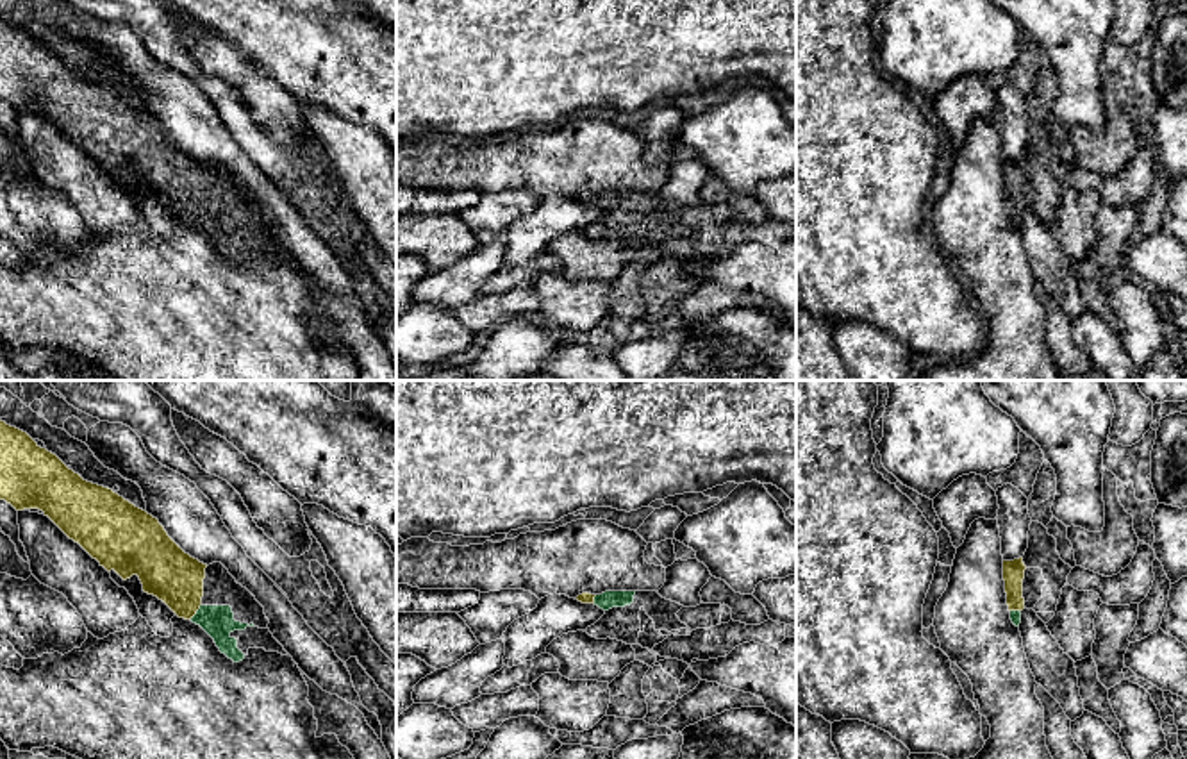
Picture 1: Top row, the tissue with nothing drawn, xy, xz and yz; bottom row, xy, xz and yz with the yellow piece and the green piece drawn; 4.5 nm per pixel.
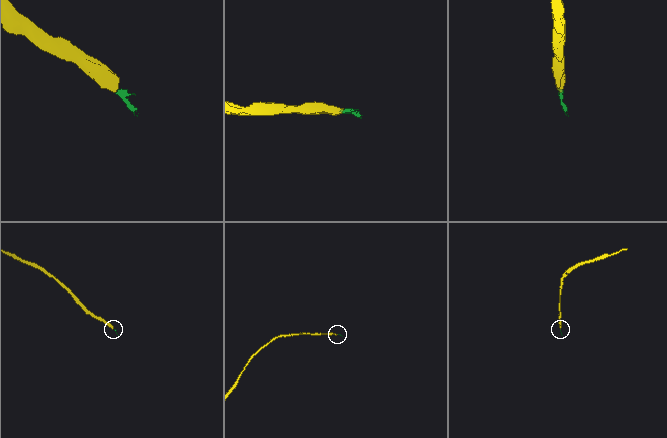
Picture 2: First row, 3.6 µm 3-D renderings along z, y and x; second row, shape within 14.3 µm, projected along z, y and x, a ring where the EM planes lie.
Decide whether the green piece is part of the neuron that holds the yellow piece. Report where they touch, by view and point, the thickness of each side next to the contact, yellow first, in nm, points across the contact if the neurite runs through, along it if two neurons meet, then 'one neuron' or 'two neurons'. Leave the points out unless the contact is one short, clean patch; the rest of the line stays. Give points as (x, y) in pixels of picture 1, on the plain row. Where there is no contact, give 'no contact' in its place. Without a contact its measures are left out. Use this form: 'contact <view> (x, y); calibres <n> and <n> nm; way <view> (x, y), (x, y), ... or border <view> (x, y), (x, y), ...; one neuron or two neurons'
contact xy (197, 209); calibres 240 and 150 nm; way xy (165, 170), (197, 209), (218, 222); one neuron

